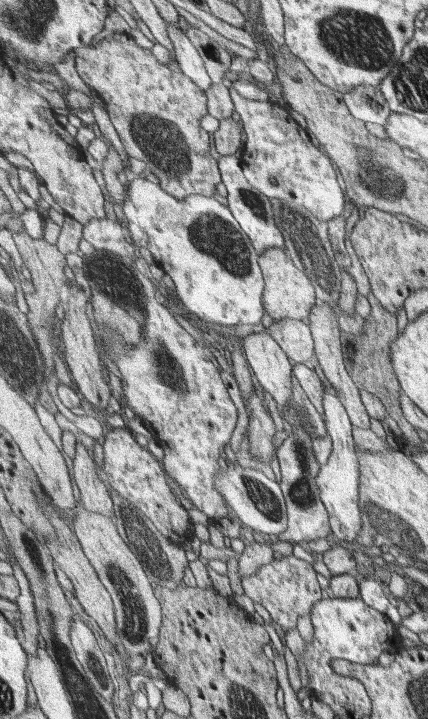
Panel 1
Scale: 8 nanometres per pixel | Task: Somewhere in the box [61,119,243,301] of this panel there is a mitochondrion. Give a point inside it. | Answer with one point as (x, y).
(104, 270)

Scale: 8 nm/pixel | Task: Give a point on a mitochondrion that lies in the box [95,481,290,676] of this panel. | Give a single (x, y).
(132, 626)

